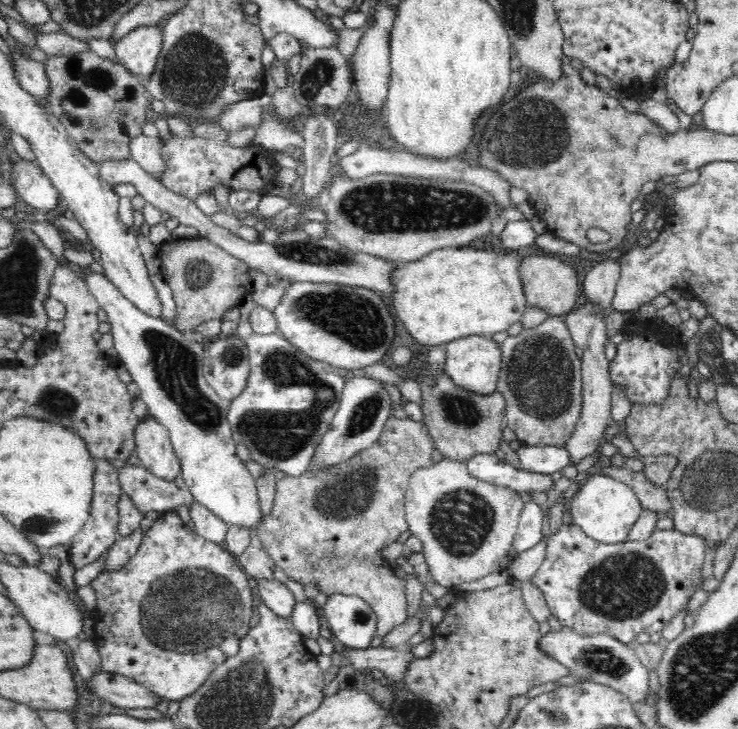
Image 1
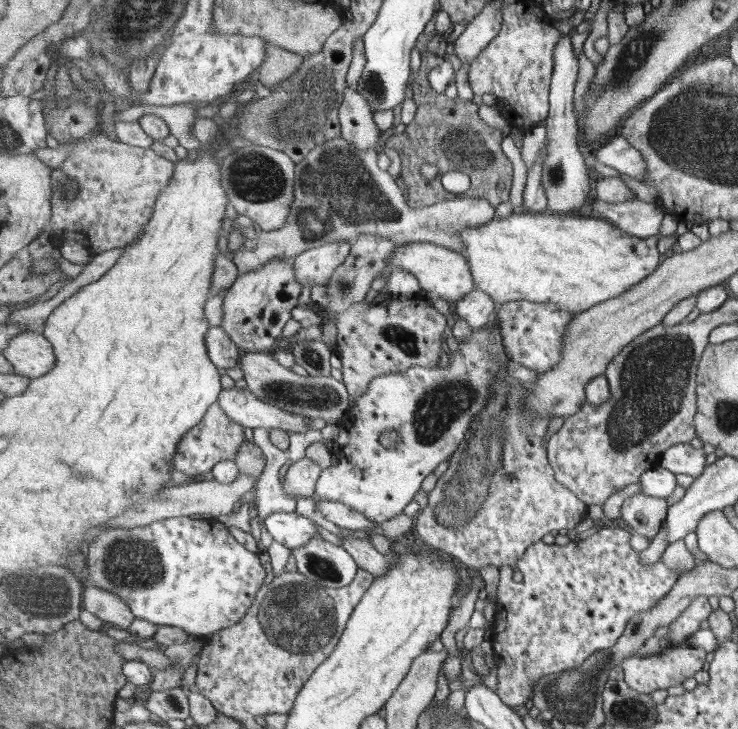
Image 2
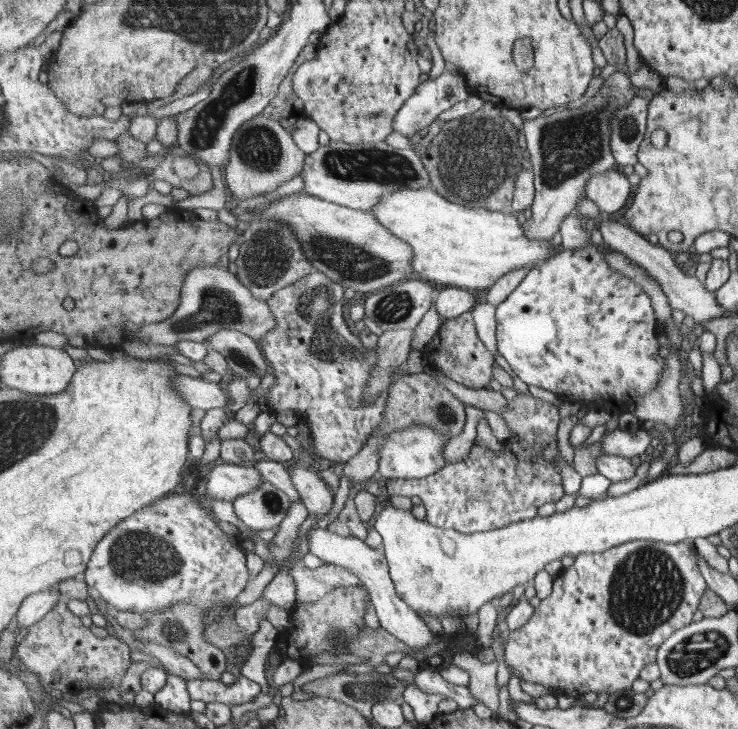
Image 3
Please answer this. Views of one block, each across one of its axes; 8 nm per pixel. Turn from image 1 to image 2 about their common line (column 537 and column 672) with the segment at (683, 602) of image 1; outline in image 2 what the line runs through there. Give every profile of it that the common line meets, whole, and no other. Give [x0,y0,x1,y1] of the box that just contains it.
[490,521,683,707]

